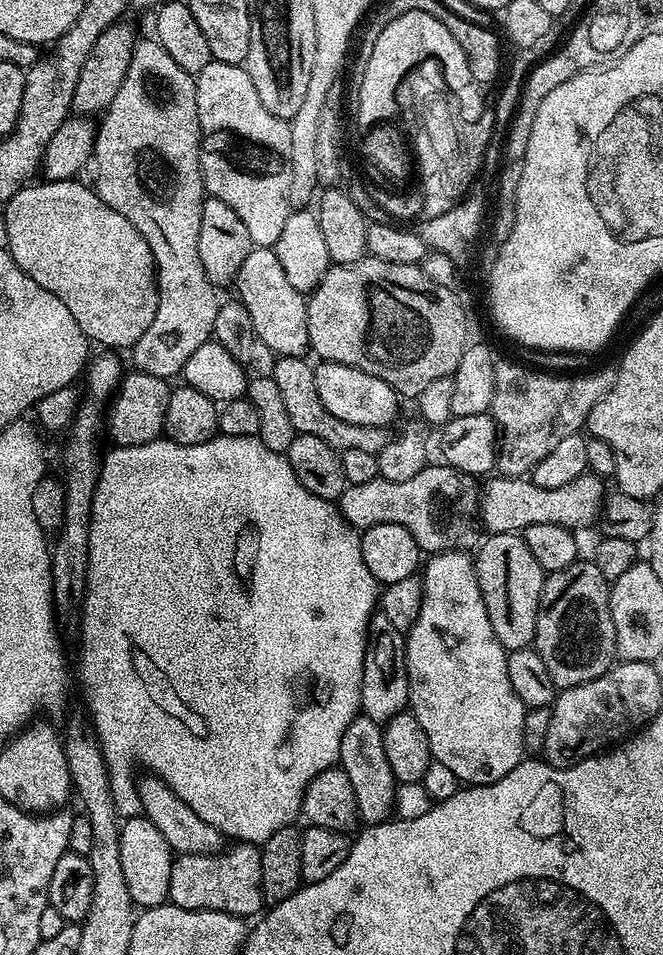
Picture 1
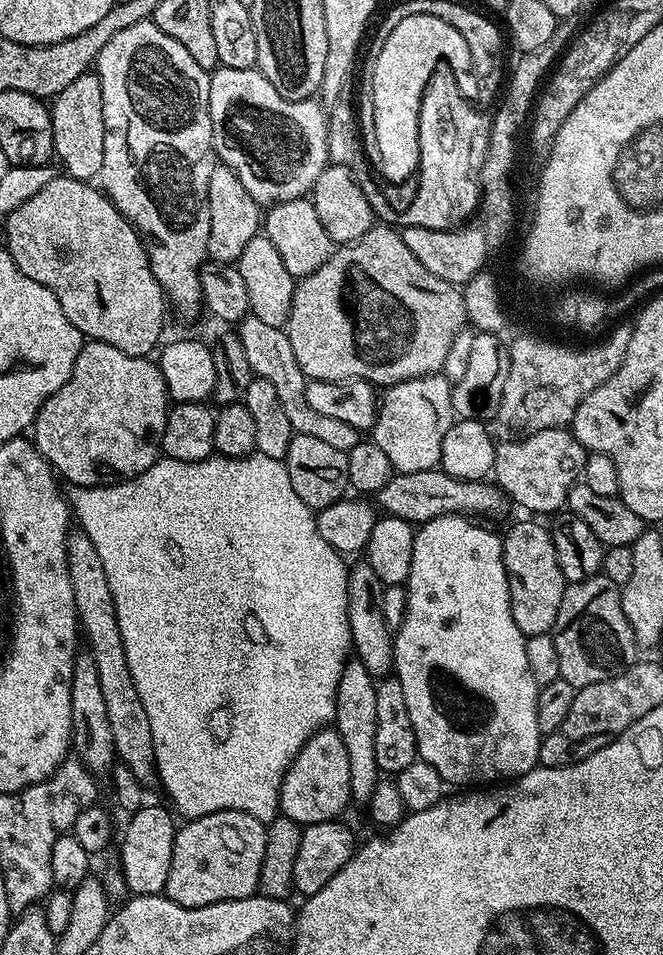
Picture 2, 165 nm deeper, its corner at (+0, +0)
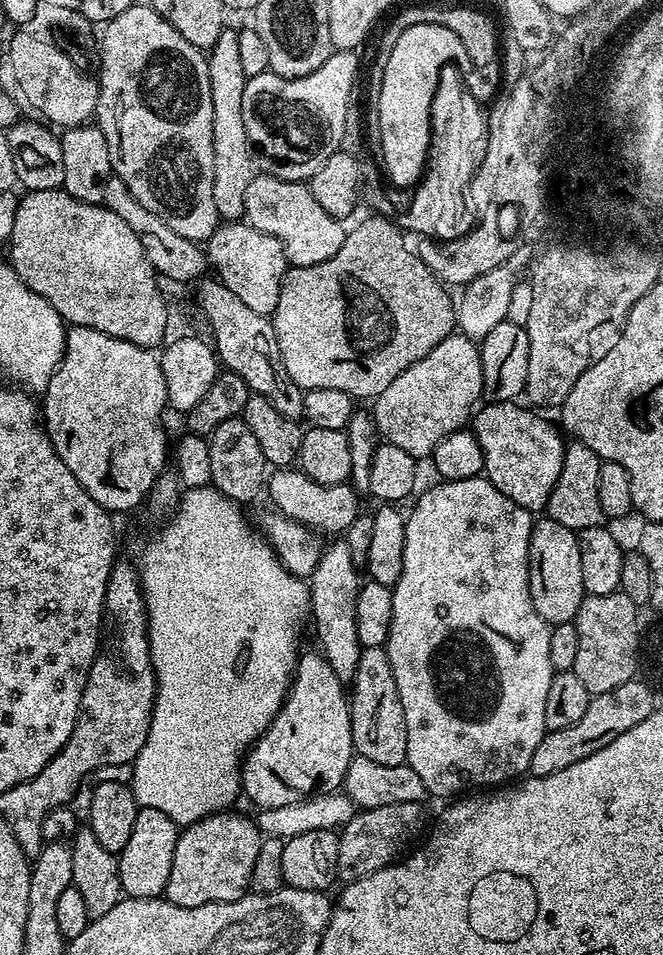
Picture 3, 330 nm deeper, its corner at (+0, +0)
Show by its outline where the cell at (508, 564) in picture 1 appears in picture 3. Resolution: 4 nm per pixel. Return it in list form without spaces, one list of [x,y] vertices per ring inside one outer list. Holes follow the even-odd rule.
[[[540,519],[533,523],[530,534],[530,602],[534,602],[534,610],[542,614],[549,626],[566,624],[575,621],[586,595],[582,582],[582,554],[578,554],[578,535],[571,528],[562,526],[562,522]]]

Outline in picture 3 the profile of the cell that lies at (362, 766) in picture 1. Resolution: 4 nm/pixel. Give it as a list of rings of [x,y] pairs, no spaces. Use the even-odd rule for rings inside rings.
[[[344,539],[336,540],[323,549],[318,566],[314,566],[312,575],[307,581],[308,603],[310,605],[310,624],[316,627],[316,640],[319,651],[330,662],[330,670],[338,674],[343,682],[350,682],[358,670],[358,658],[361,646],[358,642],[358,626],[354,626],[354,606],[358,598],[358,590],[362,583],[358,566],[352,560],[350,546]]]

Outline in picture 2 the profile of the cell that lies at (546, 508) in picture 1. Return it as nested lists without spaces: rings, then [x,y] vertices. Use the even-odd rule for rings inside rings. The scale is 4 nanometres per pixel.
[[[435,467],[430,470],[418,470],[417,472],[396,472],[390,478],[390,482],[386,482],[386,486],[382,486],[382,490],[375,492],[374,504],[381,513],[397,516],[398,518],[408,521],[408,523],[413,526],[419,526],[439,516],[458,515],[469,518],[500,516],[504,512],[506,497],[495,483],[489,482],[487,479],[455,480],[450,474],[446,474],[439,467]]]

